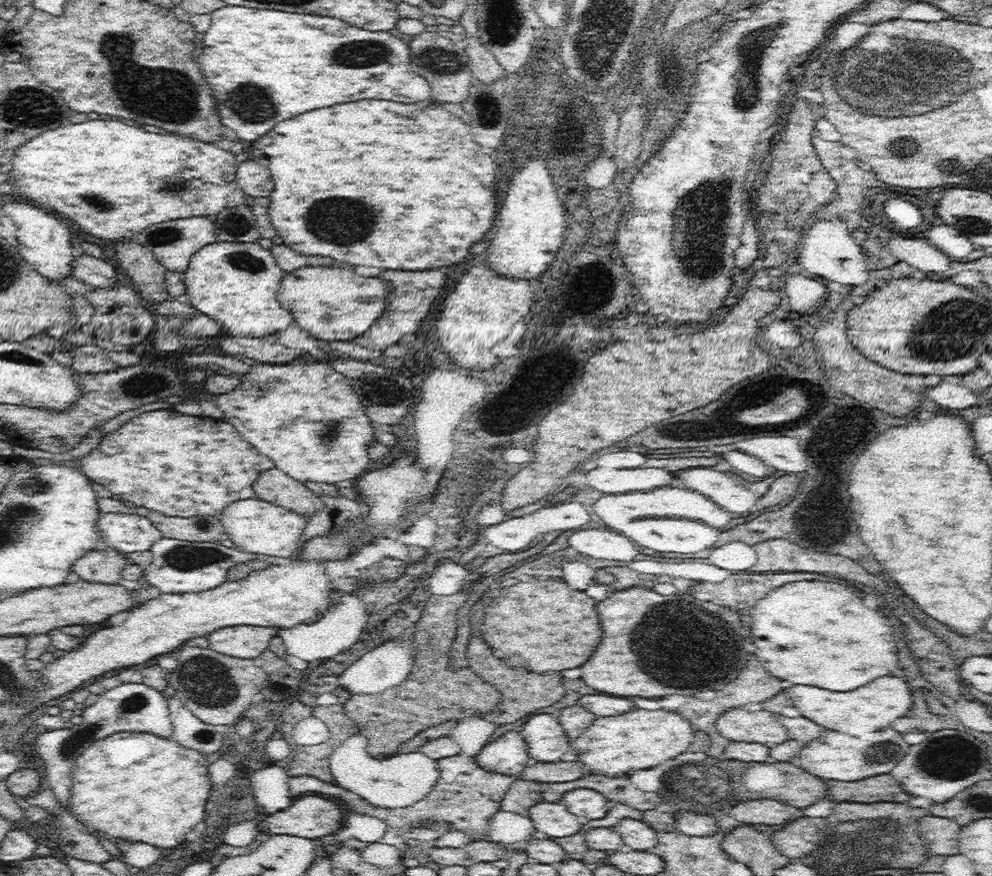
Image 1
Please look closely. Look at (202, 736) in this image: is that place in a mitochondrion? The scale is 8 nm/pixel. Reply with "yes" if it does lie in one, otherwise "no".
yes

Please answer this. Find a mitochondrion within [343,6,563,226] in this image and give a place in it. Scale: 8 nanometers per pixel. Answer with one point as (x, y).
(439, 61)

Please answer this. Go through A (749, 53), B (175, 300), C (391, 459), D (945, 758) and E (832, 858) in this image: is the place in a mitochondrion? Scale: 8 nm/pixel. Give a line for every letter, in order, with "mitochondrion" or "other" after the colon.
A: mitochondrion
B: other
C: other
D: mitochondrion
E: mitochondrion

